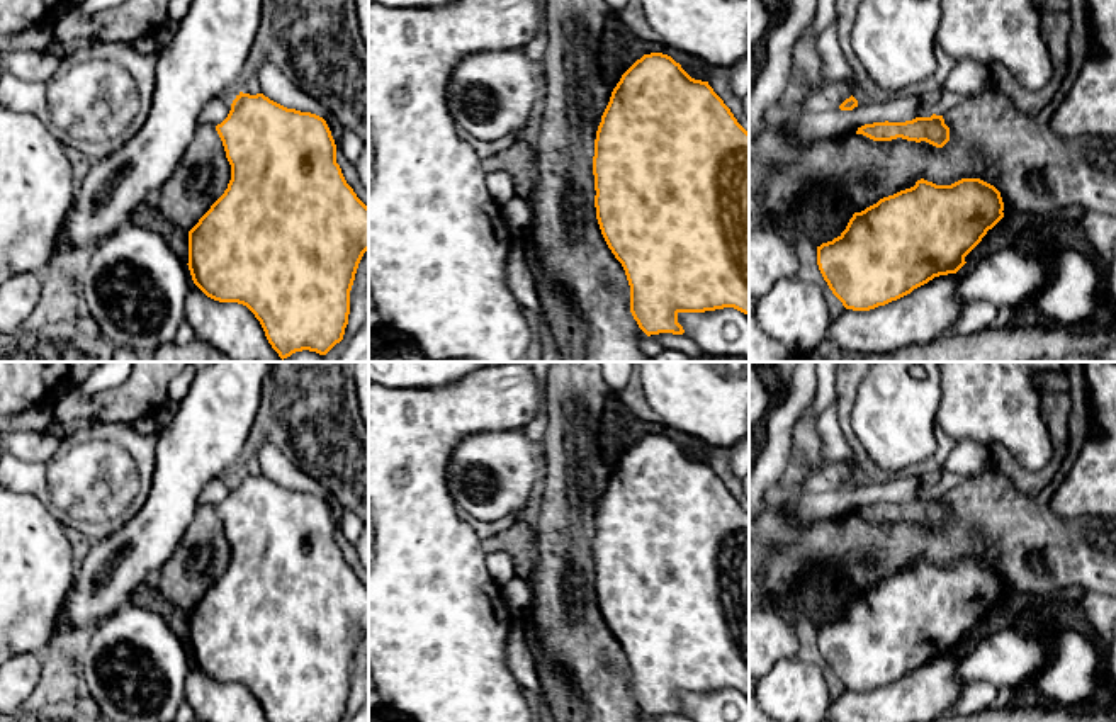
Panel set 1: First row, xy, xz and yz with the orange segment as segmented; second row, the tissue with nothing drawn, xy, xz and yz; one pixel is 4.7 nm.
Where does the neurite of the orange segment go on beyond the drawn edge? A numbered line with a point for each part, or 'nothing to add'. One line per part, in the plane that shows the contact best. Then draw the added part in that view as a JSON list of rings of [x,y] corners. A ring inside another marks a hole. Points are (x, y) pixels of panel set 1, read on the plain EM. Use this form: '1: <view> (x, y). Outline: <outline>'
nothing to add

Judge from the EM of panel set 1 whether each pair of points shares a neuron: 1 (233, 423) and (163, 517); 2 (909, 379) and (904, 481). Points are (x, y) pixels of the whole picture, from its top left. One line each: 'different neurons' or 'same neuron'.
1: same neuron
2: different neurons

